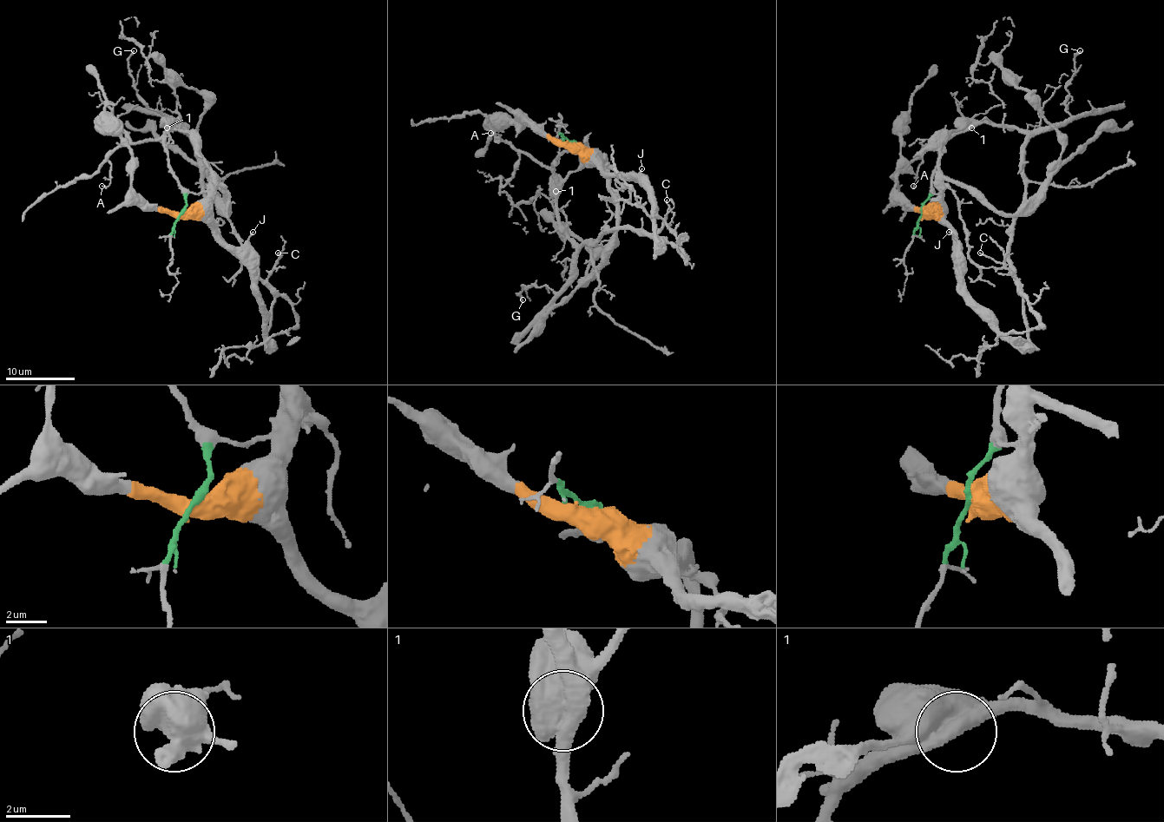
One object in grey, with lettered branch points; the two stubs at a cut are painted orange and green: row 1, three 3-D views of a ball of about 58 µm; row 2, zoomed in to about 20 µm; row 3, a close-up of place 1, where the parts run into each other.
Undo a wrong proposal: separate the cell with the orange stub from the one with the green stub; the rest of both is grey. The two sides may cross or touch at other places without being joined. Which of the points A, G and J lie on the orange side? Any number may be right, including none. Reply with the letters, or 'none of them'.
J

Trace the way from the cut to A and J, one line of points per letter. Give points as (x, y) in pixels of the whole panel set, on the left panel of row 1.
A: (180, 214), (186, 204), (184, 190), (160, 141), (121, 144), (108, 157), (110, 183), (101, 185)
J: (180, 214), (200, 216), (227, 244), (241, 247), (253, 232)

